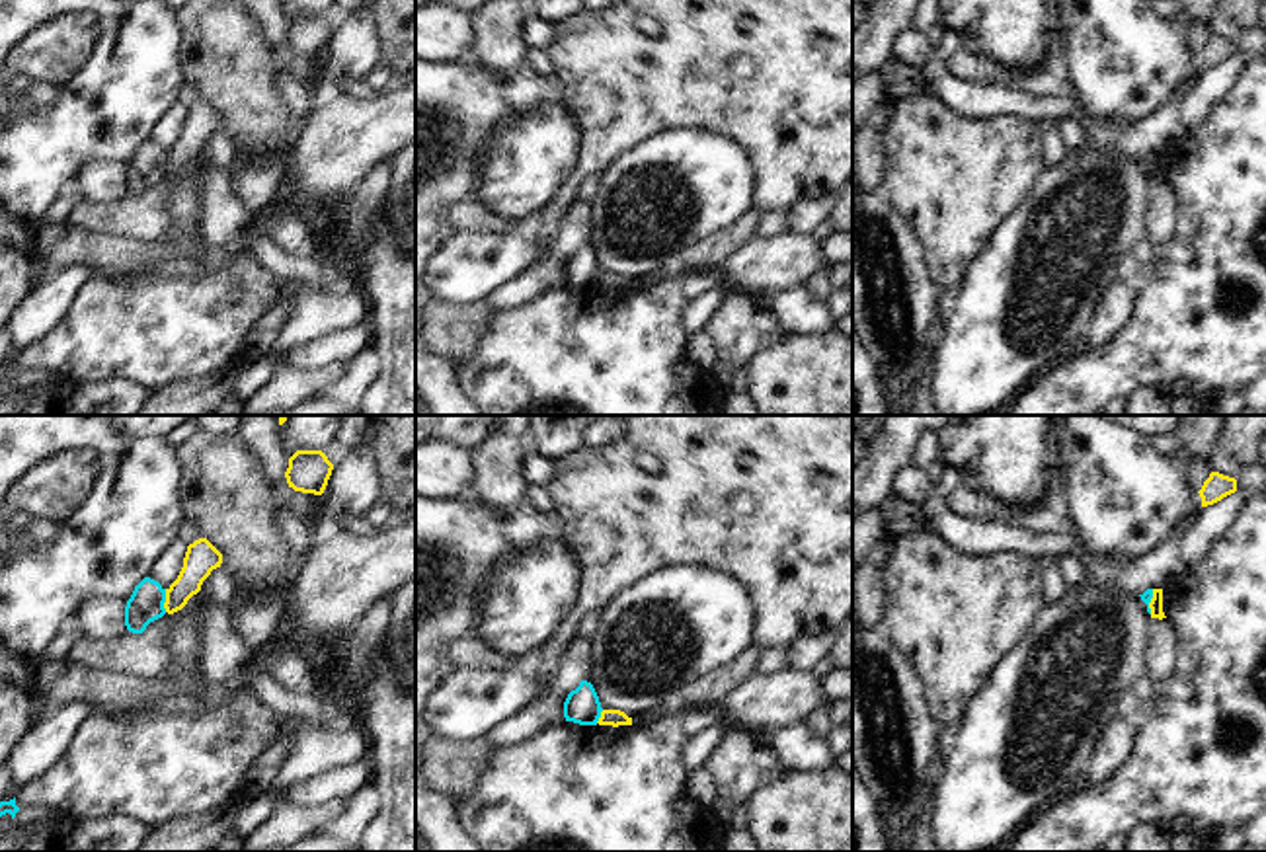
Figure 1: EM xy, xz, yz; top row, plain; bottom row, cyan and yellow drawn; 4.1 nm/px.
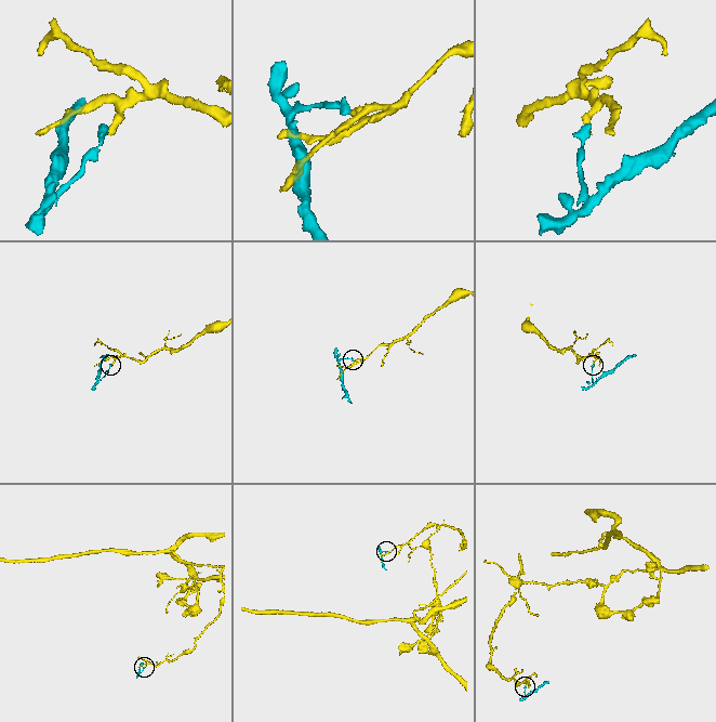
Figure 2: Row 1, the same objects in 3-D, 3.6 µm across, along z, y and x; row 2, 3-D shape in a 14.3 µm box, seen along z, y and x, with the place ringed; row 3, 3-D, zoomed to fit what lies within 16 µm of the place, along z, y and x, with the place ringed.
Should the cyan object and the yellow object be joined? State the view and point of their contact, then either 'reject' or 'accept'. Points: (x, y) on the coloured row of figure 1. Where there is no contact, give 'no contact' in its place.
xy (164, 601) | reject

